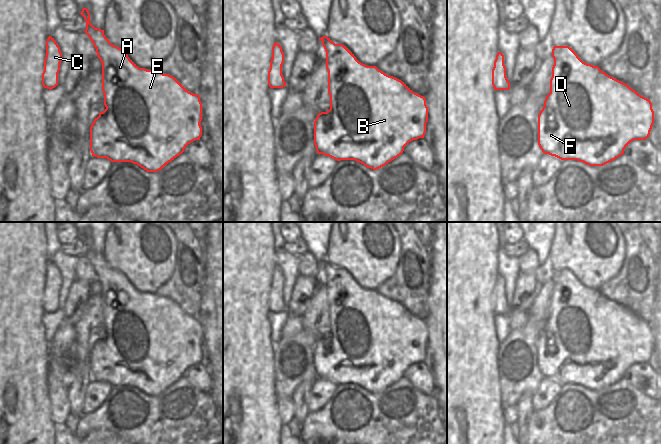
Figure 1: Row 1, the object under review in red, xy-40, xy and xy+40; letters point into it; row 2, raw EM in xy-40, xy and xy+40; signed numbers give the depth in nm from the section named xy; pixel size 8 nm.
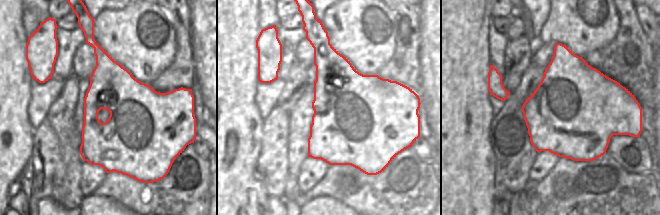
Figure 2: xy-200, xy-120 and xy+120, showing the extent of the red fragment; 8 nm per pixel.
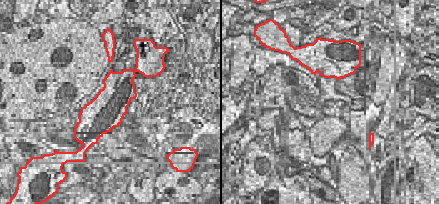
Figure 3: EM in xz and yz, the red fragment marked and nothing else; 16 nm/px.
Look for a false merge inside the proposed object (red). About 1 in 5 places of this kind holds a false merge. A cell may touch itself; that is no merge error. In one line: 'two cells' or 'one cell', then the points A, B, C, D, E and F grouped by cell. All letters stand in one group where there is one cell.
one cell; groups A B C D E F

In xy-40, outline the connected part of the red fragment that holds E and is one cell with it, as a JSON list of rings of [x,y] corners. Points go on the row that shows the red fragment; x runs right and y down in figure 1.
[[[83,8],[80,13],[86,21],[85,33],[92,41],[97,57],[102,63],[102,91],[104,93],[104,105],[106,109],[99,113],[99,116],[94,119],[90,127],[90,151],[92,156],[97,158],[107,158],[111,162],[131,162],[137,164],[147,172],[157,172],[164,168],[169,162],[174,160],[177,156],[184,152],[184,149],[193,141],[200,140],[202,135],[202,127],[200,125],[202,121],[202,103],[198,94],[189,92],[176,78],[169,74],[163,74],[157,70],[147,70],[145,68],[139,68],[126,54],[124,50],[110,43],[108,38],[104,35],[104,30],[95,28],[90,23],[90,13],[87,8]]]

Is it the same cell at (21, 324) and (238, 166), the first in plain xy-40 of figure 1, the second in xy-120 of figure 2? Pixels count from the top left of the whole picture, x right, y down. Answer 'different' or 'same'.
same

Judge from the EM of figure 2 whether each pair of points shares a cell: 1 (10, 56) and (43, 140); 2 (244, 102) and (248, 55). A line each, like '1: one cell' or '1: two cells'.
1: two cells
2: one cell

